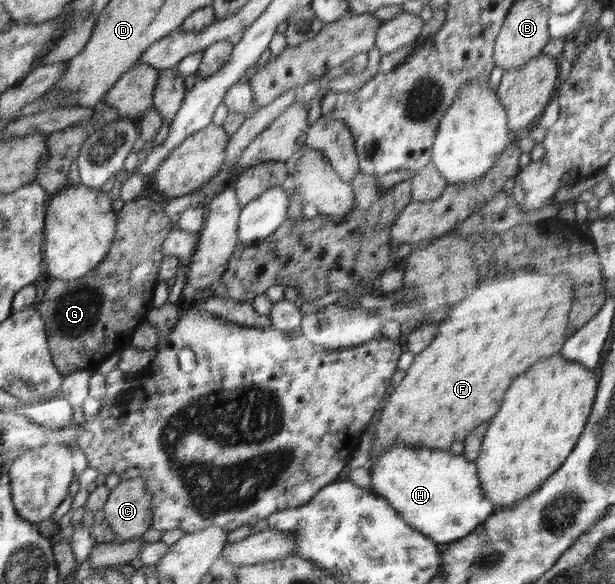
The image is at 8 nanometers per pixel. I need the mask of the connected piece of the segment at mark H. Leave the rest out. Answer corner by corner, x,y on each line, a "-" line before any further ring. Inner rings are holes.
389,444
387,452
383,452
369,465
372,493
385,498
398,512
398,516
415,530
429,536
431,541
449,544
458,541
482,525
497,510
493,501
487,499
483,489
479,487
477,465
474,461
468,461
463,455
455,455
449,450
409,446
399,448
399,446
403,444

